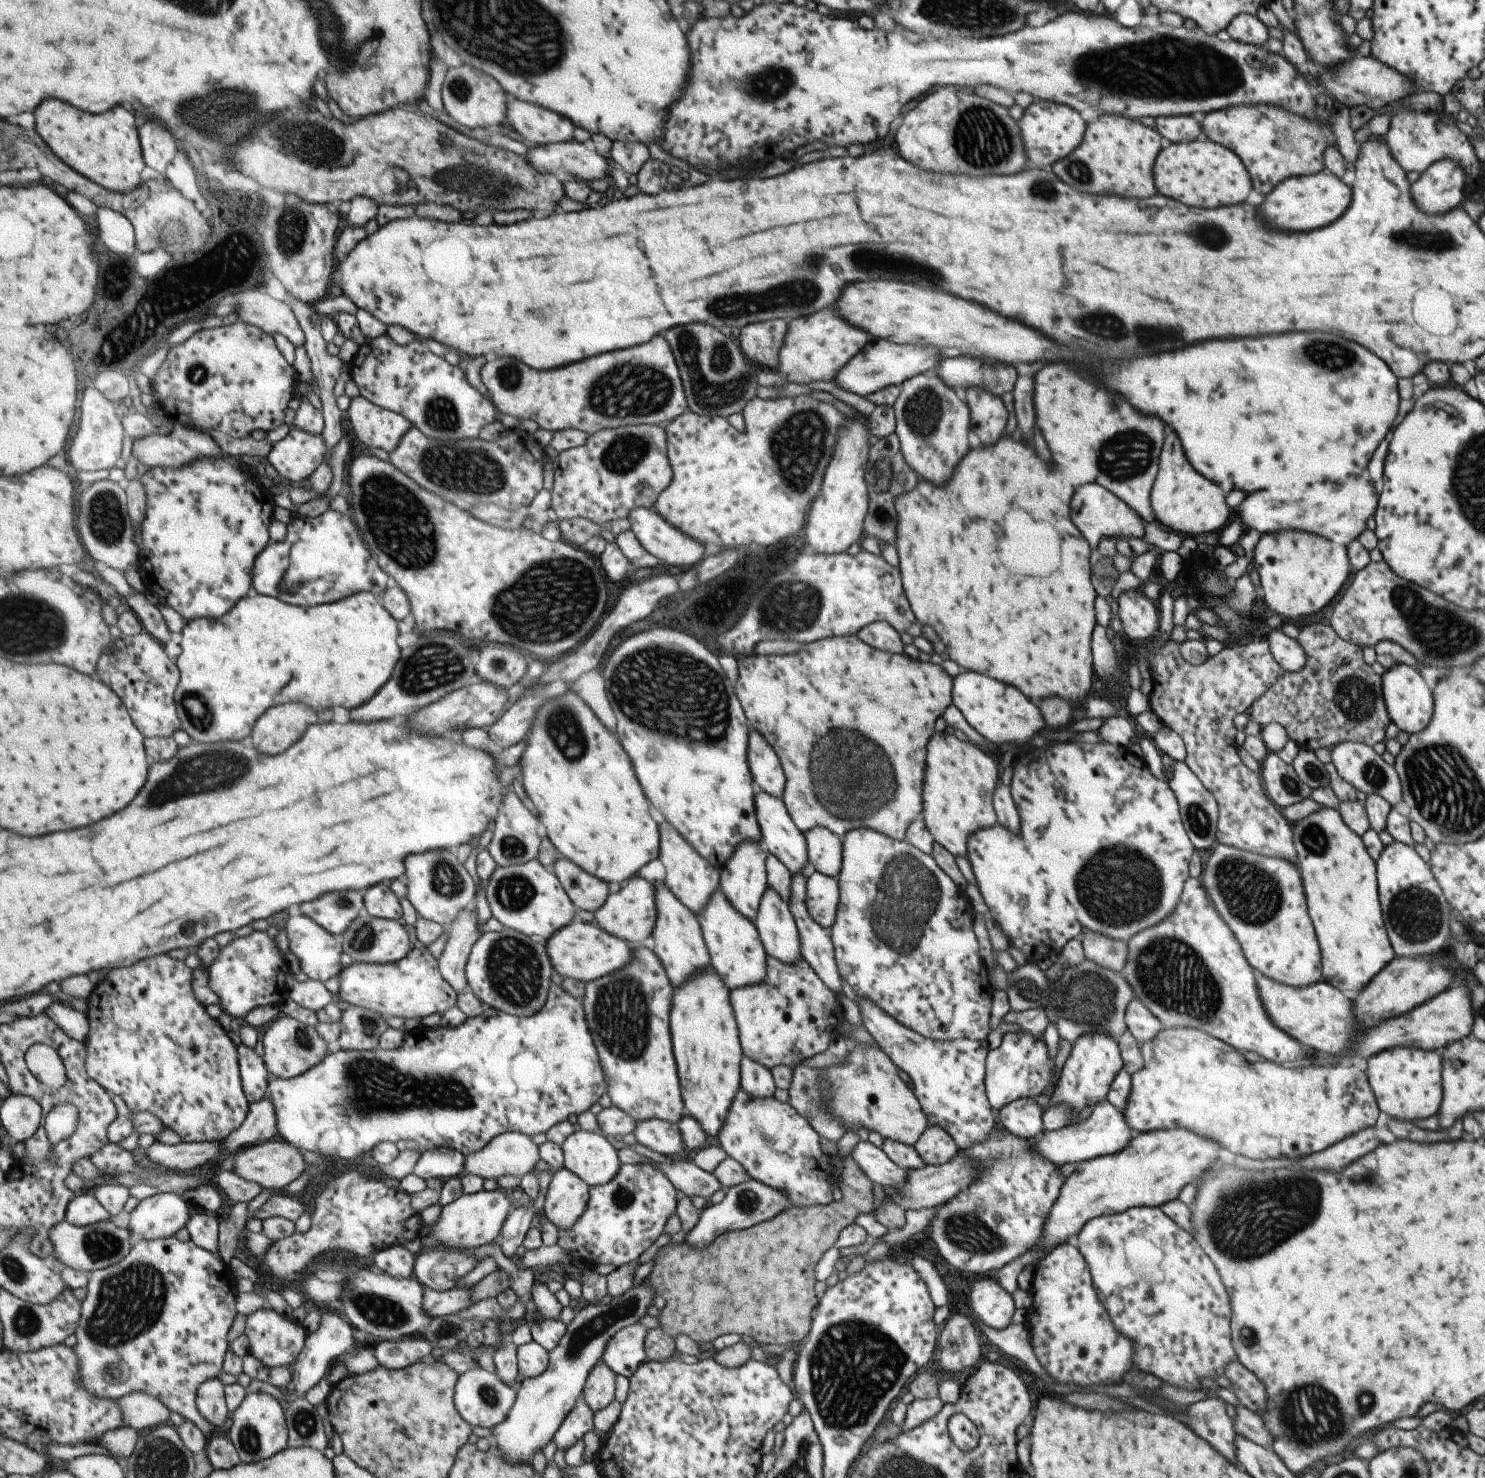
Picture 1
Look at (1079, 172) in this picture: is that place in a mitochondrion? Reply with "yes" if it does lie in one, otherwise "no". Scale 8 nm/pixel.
yes

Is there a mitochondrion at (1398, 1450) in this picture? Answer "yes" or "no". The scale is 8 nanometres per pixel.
no

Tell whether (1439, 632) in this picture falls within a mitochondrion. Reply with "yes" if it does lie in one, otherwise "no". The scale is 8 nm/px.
yes

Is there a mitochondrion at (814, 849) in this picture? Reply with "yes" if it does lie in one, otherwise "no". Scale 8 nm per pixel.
no

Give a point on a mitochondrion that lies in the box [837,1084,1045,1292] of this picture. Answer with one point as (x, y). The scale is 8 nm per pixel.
(971, 1230)

